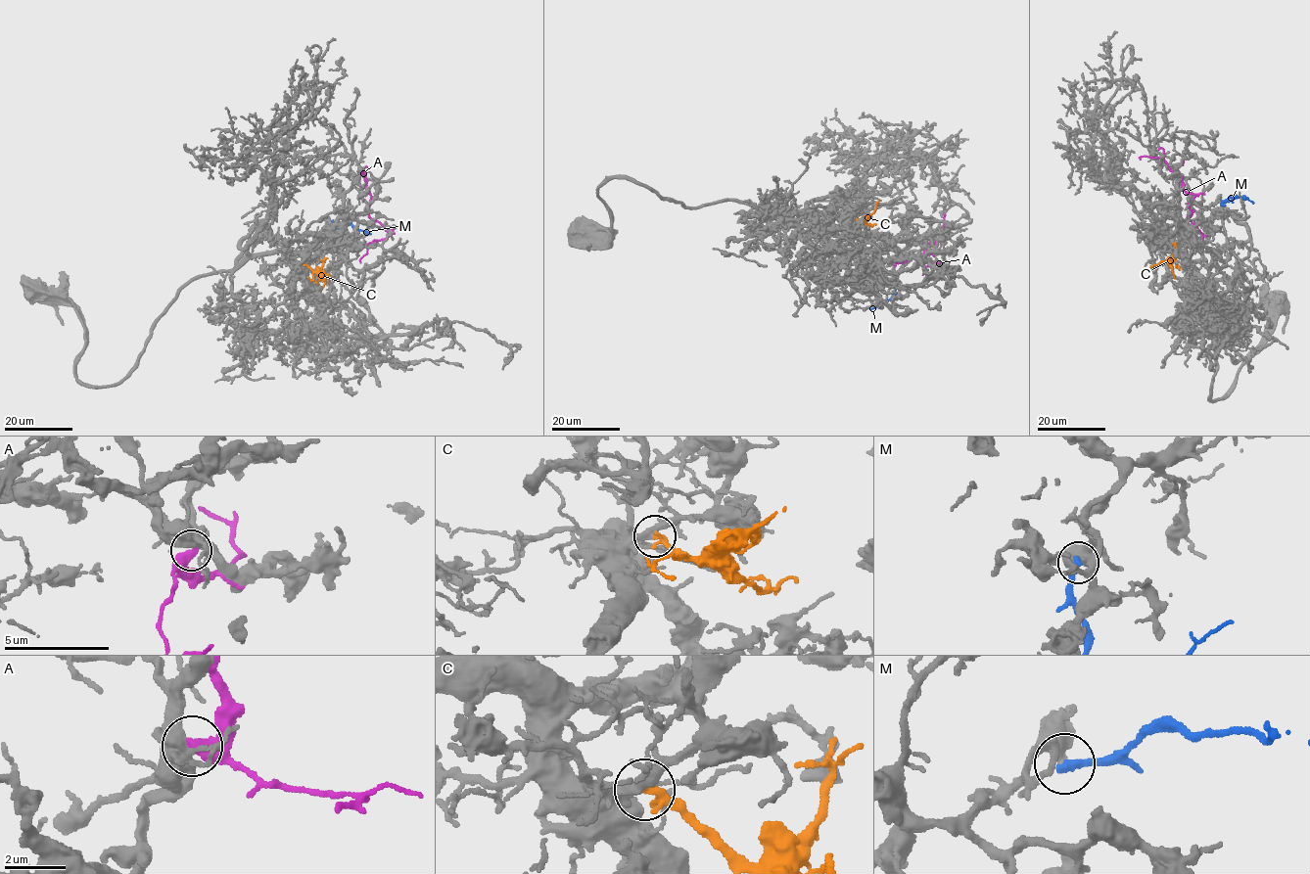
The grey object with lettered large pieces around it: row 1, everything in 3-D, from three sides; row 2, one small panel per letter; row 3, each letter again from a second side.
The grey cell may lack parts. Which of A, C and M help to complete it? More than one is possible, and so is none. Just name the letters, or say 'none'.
C

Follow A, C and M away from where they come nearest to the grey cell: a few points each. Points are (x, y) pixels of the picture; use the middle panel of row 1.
A: (927, 250), (922, 258), (922, 267), (932, 264), (934, 262), (925, 261), (919, 255), (912, 255), (895, 266)
C: (852, 216), (865, 219), (873, 212), (878, 201)
M: (876, 275), (879, 300), (886, 301), (900, 286), (909, 292)

